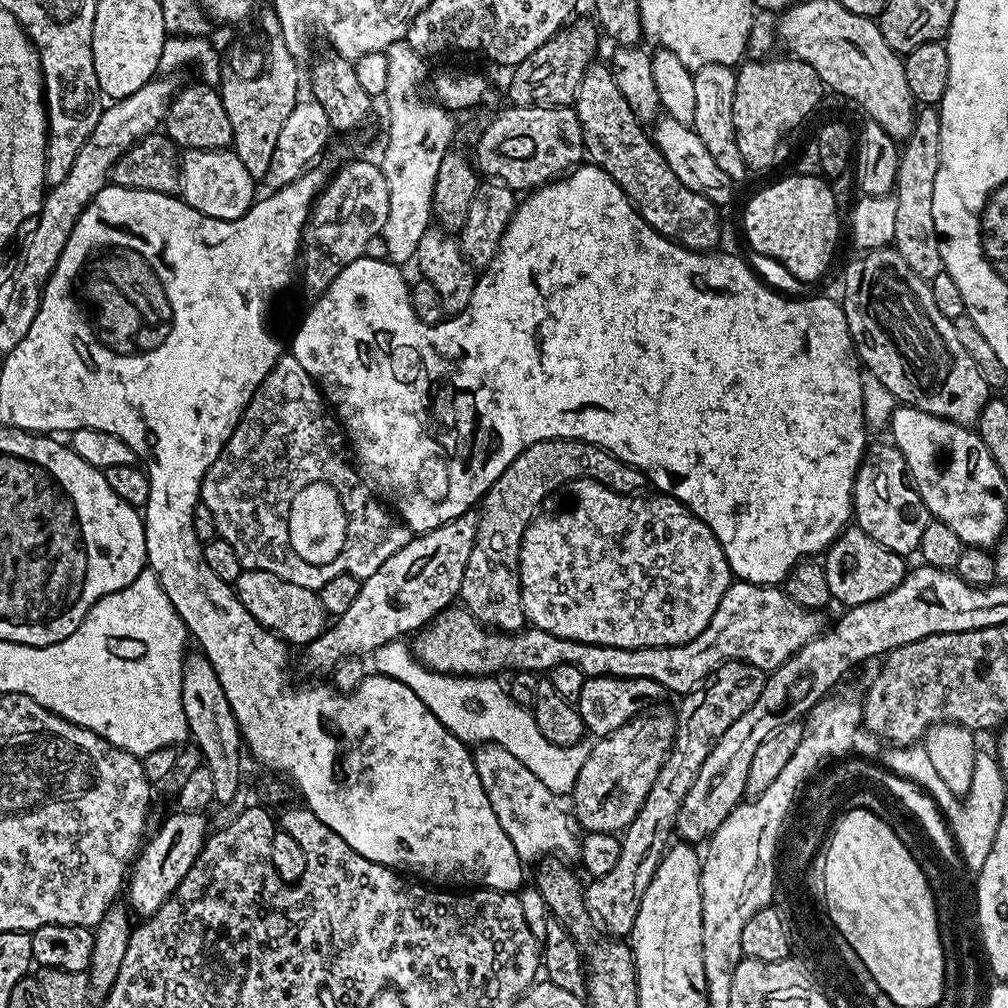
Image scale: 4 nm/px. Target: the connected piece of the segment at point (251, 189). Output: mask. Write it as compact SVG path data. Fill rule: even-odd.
M228 148L198 150L183 153L180 161L179 195L194 210L219 220L237 220L252 208L258 199L258 182L250 178L246 166L242 166L238 154Z

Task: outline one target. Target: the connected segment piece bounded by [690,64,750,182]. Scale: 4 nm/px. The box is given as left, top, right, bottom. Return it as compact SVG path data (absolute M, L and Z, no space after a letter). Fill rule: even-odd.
M711 64L693 71L695 109L690 127L702 138L706 151L714 157L714 163L734 182L749 179L750 173L742 154L738 151L738 138L734 134L734 86L735 71L727 64Z

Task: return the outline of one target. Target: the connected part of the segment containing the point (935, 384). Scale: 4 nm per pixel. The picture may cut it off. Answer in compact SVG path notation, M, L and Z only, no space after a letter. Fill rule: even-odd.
M895 247L875 248L873 252L857 257L849 262L844 272L842 307L852 335L852 347L867 375L878 378L901 405L921 408L924 412L953 420L955 424L975 425L989 402L990 389L986 378L982 378L982 370L974 366L974 358L970 358L962 342L958 342L955 323L934 303L931 283L918 278Z

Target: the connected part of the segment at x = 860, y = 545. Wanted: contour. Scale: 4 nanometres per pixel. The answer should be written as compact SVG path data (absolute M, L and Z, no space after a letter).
M859 526L845 528L840 537L823 553L822 563L833 601L848 608L874 602L876 598L890 594L890 590L894 590L898 582L902 582L906 571L905 557L882 546L882 542L874 542L874 538L870 538L870 534L866 534Z

